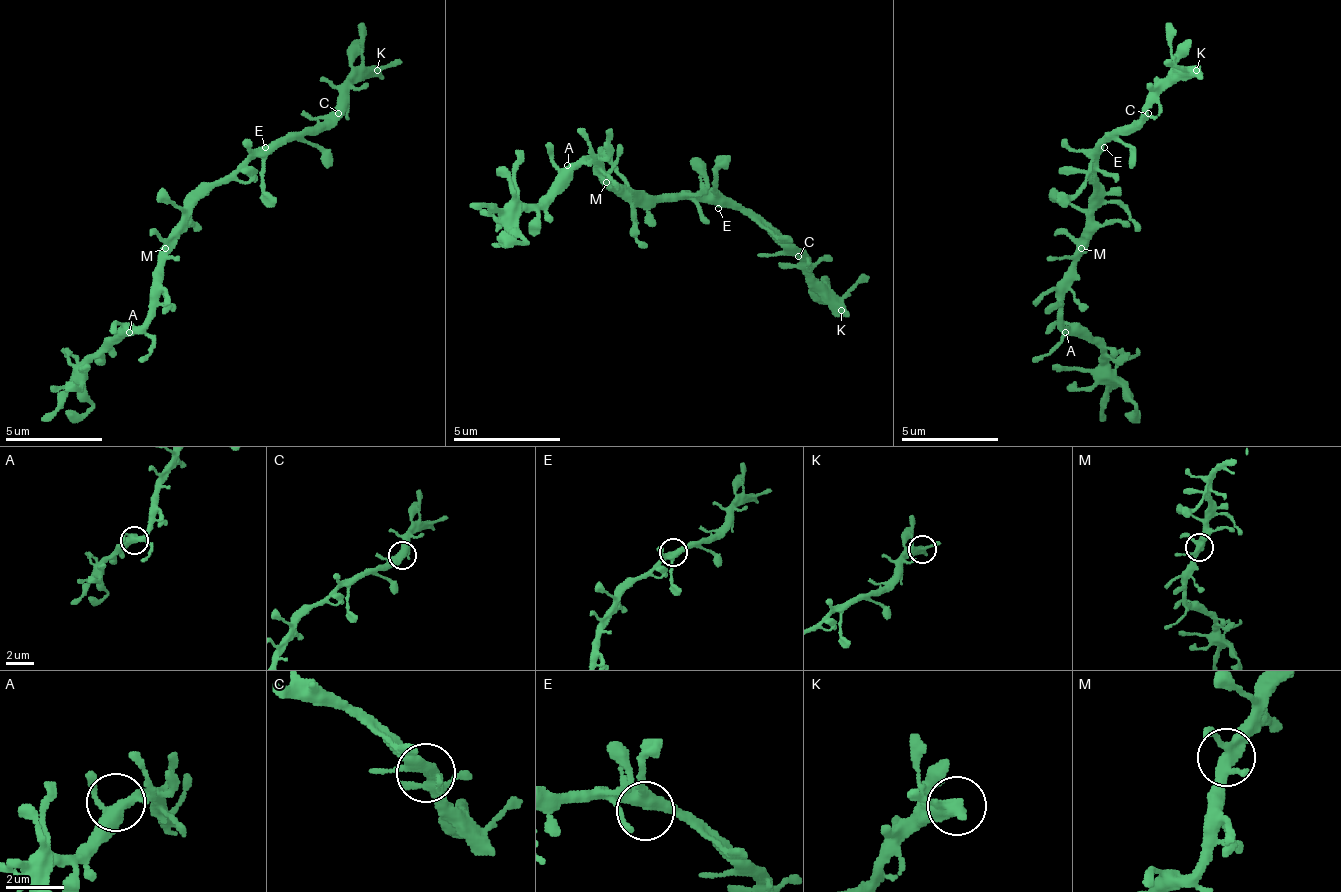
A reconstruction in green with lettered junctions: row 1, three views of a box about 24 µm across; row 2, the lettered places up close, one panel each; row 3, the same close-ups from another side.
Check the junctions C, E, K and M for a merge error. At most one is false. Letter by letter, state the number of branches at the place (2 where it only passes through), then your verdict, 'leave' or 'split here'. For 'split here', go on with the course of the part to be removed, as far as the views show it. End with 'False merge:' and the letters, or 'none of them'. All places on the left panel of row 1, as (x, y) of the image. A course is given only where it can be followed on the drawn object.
C: 4 branches meet; leave
E: 4 branches meet; leave
K: 2 branches meet; leave
M: 4 branches meet; leave
False merge: none of them

